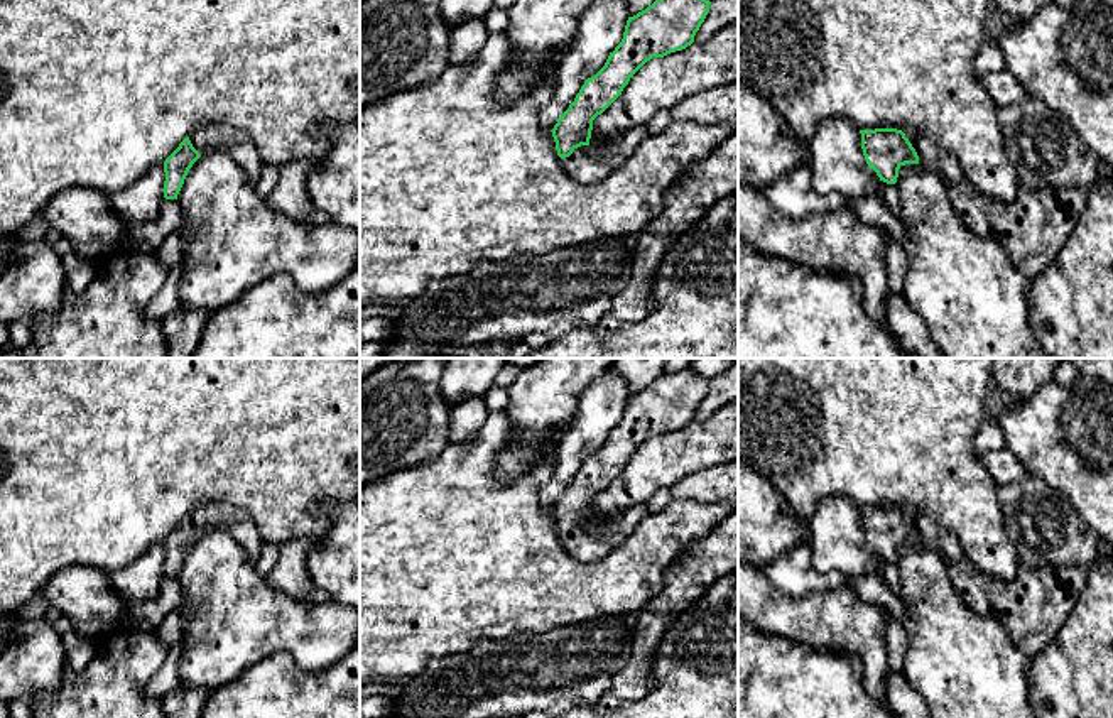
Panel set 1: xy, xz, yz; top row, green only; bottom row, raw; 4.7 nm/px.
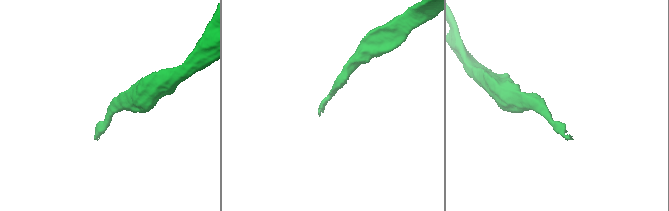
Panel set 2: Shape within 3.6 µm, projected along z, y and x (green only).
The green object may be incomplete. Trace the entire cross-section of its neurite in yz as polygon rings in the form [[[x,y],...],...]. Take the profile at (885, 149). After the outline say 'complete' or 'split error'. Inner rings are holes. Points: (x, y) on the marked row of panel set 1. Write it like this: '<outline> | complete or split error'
[[[875,128],[860,133],[865,160],[880,181],[895,184],[902,166],[919,164],[919,155],[902,130]]] | complete

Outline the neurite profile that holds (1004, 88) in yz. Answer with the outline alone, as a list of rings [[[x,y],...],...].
[[[1007,69],[983,74],[980,76],[980,83],[996,106],[1012,105],[1025,95],[1018,79]]]

